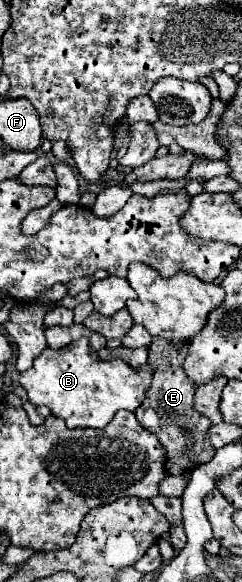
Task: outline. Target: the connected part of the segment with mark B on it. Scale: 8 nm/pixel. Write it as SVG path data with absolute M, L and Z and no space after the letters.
M80 338L60 350L46 348L34 366L20 374L20 386L28 392L34 406L50 408L52 416L62 418L68 428L104 428L118 410L136 410L150 386L150 368L136 372L122 360L100 360L90 348L88 338Z

